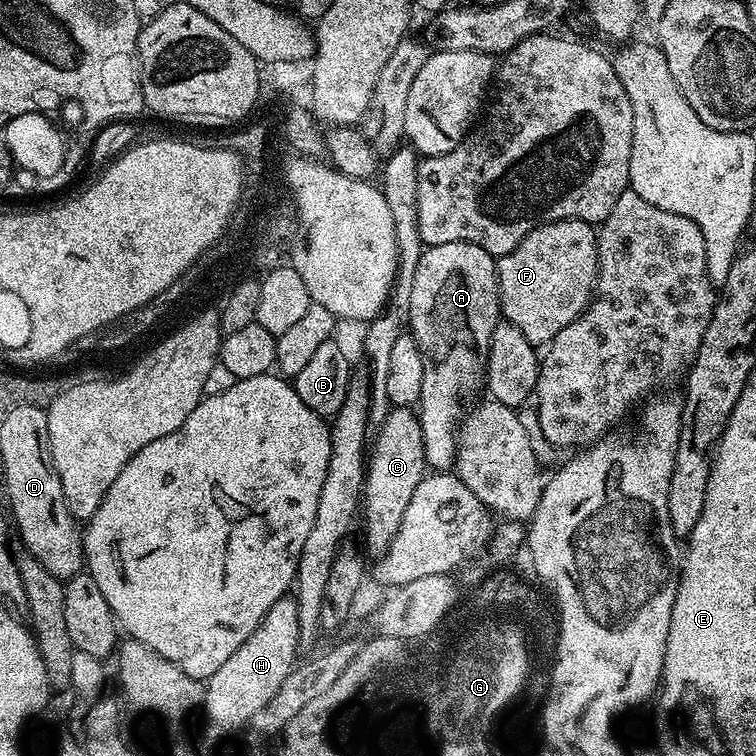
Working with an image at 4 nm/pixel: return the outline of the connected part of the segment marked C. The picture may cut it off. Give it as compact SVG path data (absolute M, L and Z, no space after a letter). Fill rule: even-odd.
M393 408L377 434L372 444L374 452L372 454L371 451L366 464L362 493L364 540L369 552L367 555L372 555L372 558L384 556L392 544L393 536L401 525L402 514L428 468L420 419L412 408Z

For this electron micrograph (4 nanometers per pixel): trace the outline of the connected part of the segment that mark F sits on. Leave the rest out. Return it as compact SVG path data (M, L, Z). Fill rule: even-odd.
M555 220L549 224L538 226L534 230L530 230L530 234L526 234L526 238L522 238L522 242L518 242L518 246L514 246L514 250L510 250L510 254L499 257L496 260L496 281L500 287L500 310L503 319L507 323L518 326L518 330L522 330L522 334L526 334L526 338L534 346L547 346L558 334L558 330L566 330L566 326L570 326L570 322L574 322L584 309L588 307L595 291L596 291L596 275L598 267L596 262L596 236L597 229L586 223L585 220Z

